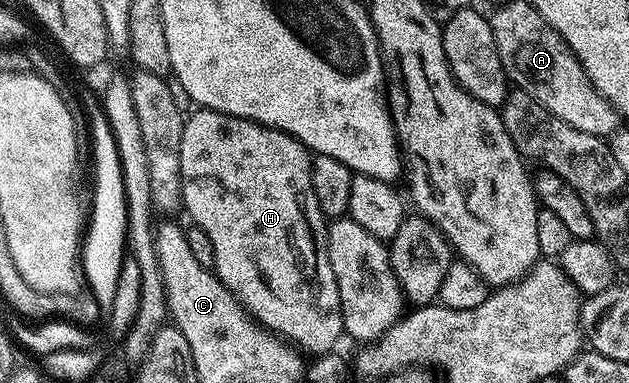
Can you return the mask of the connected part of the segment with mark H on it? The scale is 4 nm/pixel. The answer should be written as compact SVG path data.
M195 109L192 115L188 114L183 121L181 133L181 200L182 210L187 210L190 222L209 236L209 242L213 244L213 261L215 276L229 289L229 293L235 295L236 301L243 306L244 311L259 324L260 327L278 335L288 344L294 345L300 352L311 357L325 355L334 352L339 346L339 338L344 338L343 314L341 313L341 297L337 289L337 281L333 277L333 265L329 265L329 253L327 252L327 228L328 220L323 214L321 205L317 205L317 193L313 193L313 177L311 176L311 161L313 155L298 139L292 135L286 135L272 127L262 127L252 119L242 119L236 115L226 115L220 111L208 111Z

